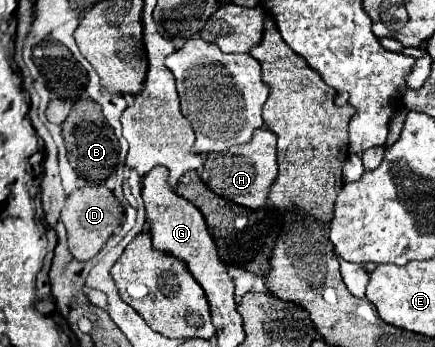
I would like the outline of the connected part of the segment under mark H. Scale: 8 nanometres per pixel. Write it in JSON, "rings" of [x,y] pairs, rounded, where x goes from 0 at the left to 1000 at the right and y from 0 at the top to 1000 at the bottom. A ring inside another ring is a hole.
{"rings":[[[595,369],[582,386],[582,403],[554,421],[536,421],[531,432],[517,432],[513,444],[480,444],[457,507],[485,542],[499,565],[531,576],[549,594],[563,594],[572,605],[595,605],[614,582],[618,536],[628,530],[637,507],[637,392],[614,375]]]}

